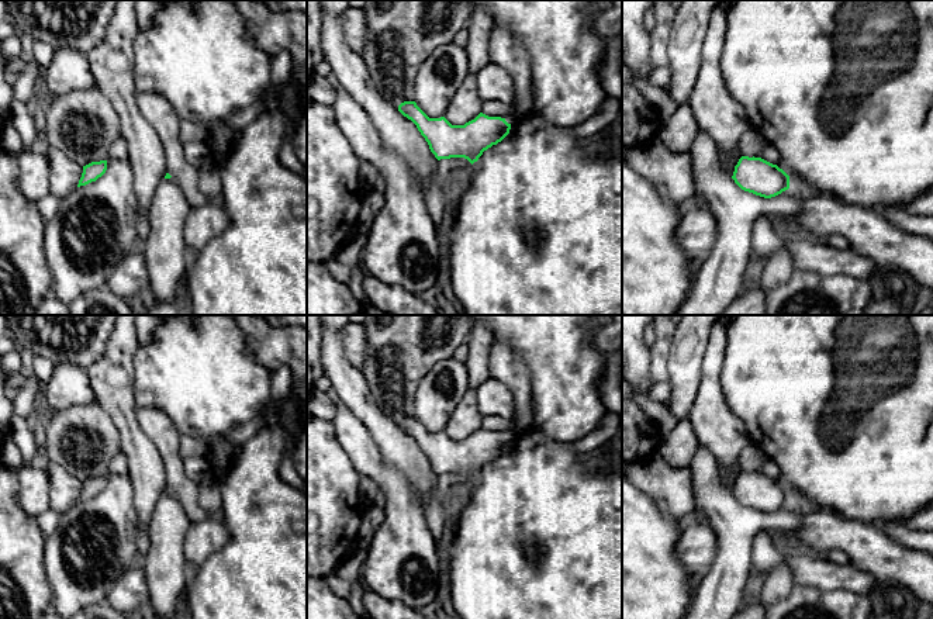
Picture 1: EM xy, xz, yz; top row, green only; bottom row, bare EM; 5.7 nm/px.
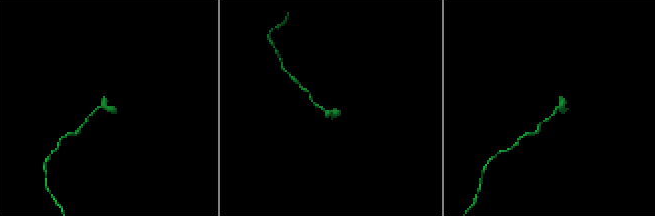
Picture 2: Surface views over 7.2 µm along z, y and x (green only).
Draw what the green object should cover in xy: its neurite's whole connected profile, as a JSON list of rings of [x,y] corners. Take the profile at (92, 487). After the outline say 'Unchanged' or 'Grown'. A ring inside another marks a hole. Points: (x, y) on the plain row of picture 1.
[[[107,476],[91,477],[83,481],[83,488],[77,502],[96,497],[99,492],[101,492],[106,488],[106,485],[107,485]]]. Unchanged

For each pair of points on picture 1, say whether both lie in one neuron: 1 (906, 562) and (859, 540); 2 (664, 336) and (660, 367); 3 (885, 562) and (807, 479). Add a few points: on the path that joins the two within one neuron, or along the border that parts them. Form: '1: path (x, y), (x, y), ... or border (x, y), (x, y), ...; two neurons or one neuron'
1: path (895, 562), (887, 562), (870, 549); one neuron
2: path (663, 343), (660, 360); one neuron
3: border (811, 507), (830, 509), (847, 518), (874, 525); two neurons

